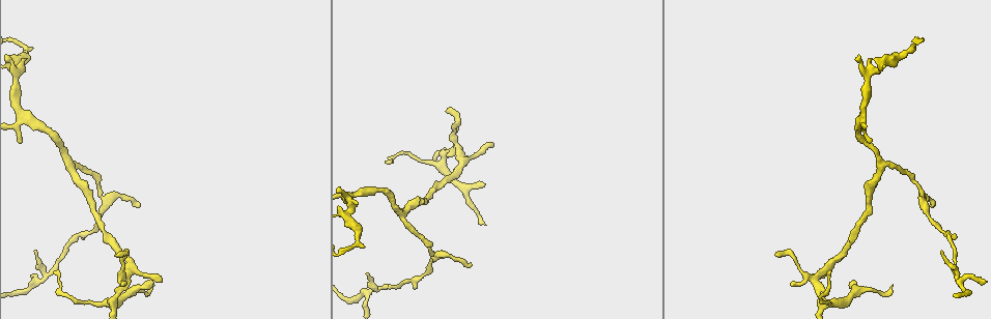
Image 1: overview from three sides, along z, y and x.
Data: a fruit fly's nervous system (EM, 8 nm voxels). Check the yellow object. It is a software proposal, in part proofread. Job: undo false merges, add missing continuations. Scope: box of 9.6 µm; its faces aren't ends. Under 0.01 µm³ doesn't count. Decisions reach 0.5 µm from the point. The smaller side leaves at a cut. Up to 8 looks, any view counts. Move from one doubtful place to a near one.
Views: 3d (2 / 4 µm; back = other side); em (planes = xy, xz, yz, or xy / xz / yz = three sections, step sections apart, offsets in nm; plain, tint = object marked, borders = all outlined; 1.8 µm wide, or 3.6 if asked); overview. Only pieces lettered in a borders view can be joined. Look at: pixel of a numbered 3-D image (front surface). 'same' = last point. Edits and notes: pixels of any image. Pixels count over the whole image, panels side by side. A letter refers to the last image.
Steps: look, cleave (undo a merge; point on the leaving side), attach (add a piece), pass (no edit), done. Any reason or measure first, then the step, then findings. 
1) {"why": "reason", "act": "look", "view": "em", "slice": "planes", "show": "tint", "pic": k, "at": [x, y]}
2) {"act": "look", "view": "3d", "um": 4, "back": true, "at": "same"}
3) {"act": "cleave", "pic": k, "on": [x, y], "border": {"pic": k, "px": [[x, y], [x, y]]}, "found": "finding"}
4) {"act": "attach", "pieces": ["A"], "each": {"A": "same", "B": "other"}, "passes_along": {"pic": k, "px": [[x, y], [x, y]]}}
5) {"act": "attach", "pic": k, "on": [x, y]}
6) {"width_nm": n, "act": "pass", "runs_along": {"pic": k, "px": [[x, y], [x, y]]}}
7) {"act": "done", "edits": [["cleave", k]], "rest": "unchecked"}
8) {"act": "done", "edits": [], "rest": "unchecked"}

{"act": "look", "view": "3d", "um": 2, "pic": 1, "at": [870, 141]}

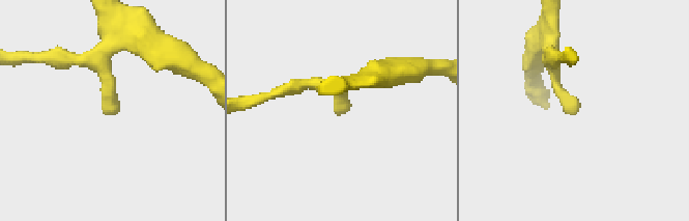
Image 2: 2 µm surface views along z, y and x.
{"act": "look", "view": "em", "slice": "xy", "step": 16, "show": "tint", "pic": 2, "at": [336, 112]}

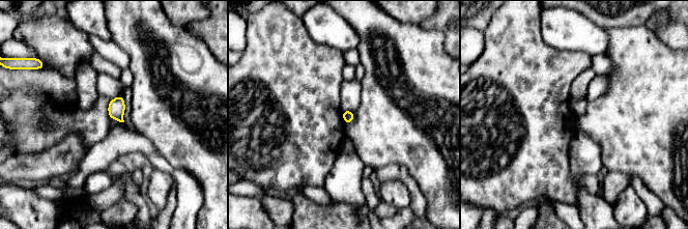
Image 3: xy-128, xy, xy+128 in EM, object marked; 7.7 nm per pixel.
{"act": "look", "view": "em", "slice": "planes", "show": "borders", "at": "same"}

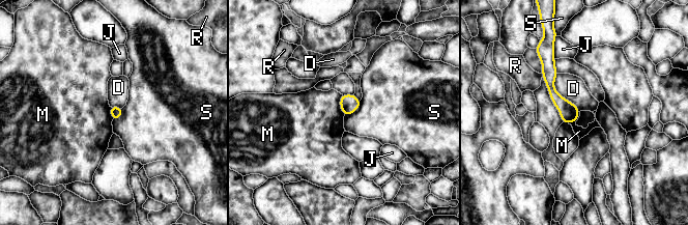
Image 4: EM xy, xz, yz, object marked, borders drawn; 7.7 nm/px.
{"longest_contact_nm": ["D", 340], "act": "pass", "each": {"D": "other", "J": "other", "M": "other", "R": "other", "S": "other"}, "found": "no lettered piece goes on from it"}

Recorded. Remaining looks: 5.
{"why": "thin neck", "act": "look", "view": "em", "slice": "xy", "step": 16, "show": "tint", "pic": 1, "at": [437, 255]}

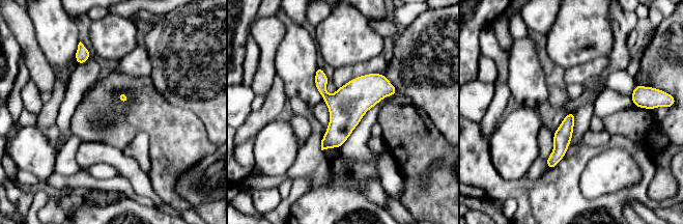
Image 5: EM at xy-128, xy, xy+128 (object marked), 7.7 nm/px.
{"act": "look", "view": "em", "slice": "planes", "show": "borders", "at": "same"}

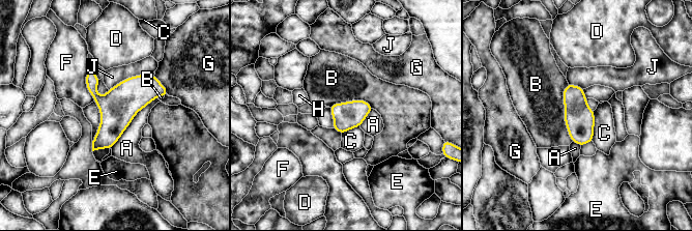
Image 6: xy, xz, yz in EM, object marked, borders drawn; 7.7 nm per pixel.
{"act": "pass", "each": {"A": "other", "B": "other", "C": "other", "D": "other", "E": "other", "F": "other", "G": "other", "H": "other", "J": "other"}, "found": "one neuron here"}

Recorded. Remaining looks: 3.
{"why": "thick turns thin", "act": "look", "view": "em", "slice": "xz", "step": 8, "show": "borders", "pic": 1, "at": [458, 148]}

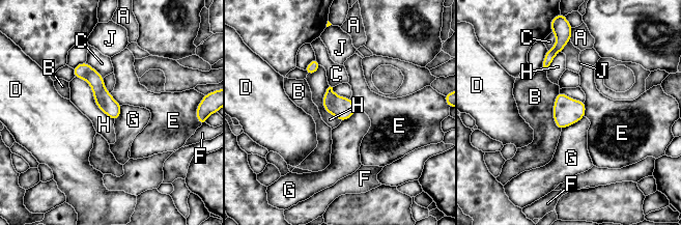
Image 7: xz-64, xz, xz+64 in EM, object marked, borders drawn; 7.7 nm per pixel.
{"width_nm": 140, "act": "pass", "each": {"A": "other", "B": "other", "C": "other", "D": "other", "E": "other", "F": "other", "G": "other", "H": "other", "J": "other"}, "border": {"pic": 7, "px": [[75, 77], [114, 121]]}, "found": "all the same neuron"}

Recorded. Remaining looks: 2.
{"act": "done", "edits": [], "rest": "unchecked"}

